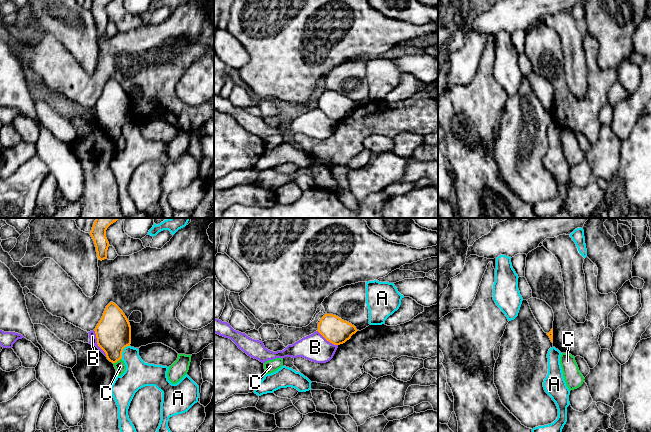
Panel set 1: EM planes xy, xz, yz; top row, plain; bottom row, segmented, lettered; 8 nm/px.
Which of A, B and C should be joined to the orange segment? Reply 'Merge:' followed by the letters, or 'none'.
Merge: none

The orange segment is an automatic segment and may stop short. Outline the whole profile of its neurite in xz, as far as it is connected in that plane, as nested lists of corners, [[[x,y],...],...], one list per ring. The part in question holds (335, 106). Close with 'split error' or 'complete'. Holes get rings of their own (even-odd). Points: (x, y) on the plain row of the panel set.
[[[326,89],[318,99],[317,107],[330,119],[340,121],[349,116],[358,106],[338,92]]]; complete

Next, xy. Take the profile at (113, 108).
[[[110,78],[103,92],[95,104],[98,122],[105,128],[107,135],[116,139],[122,135],[123,125],[131,120],[131,102],[123,87],[113,78]]]; complete

